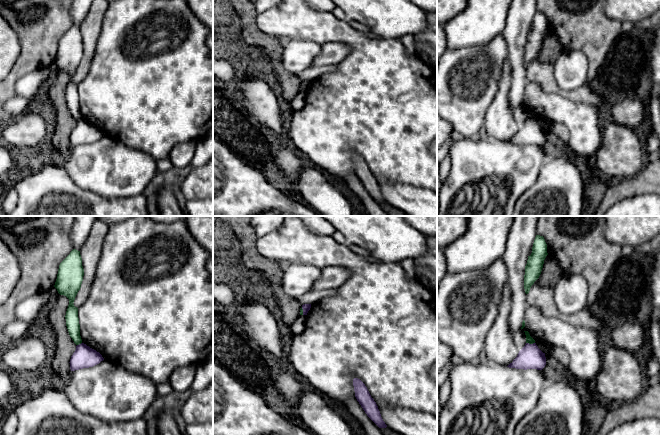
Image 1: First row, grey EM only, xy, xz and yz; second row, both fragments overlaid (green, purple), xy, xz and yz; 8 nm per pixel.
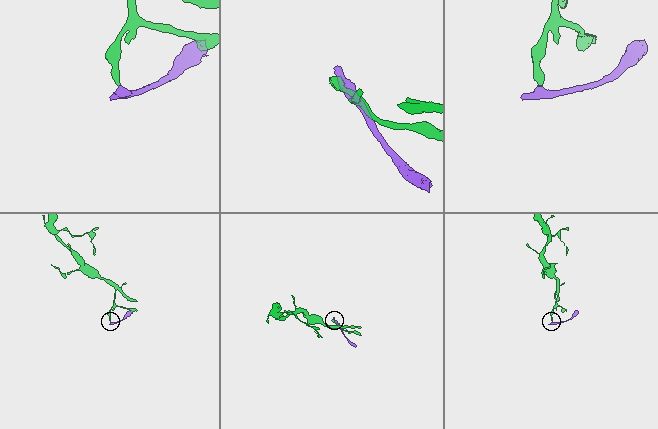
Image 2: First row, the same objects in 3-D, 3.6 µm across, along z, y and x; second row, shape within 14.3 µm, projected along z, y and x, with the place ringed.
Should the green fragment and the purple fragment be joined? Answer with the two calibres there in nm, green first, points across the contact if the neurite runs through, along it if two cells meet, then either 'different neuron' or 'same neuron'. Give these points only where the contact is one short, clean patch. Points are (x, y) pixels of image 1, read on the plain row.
60 nm thick on the green side, 190 nm on the other; border along yz (526, 118), (534, 119); different neuron

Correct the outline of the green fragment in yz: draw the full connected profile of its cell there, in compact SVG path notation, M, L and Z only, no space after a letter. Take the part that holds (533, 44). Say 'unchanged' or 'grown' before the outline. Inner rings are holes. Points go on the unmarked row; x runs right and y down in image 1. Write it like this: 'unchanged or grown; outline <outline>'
unchanged; outline M536 11L532 29L528 32L525 42L524 65L526 70L529 69L531 62L539 54L547 31L547 20L544 13Z

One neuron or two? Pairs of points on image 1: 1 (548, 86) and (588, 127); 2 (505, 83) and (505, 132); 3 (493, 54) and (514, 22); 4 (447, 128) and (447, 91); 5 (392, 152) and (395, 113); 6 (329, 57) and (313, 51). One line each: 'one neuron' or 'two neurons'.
1: two neurons
2: one neuron
3: two neurons
4: two neurons
5: one neuron
6: two neurons

